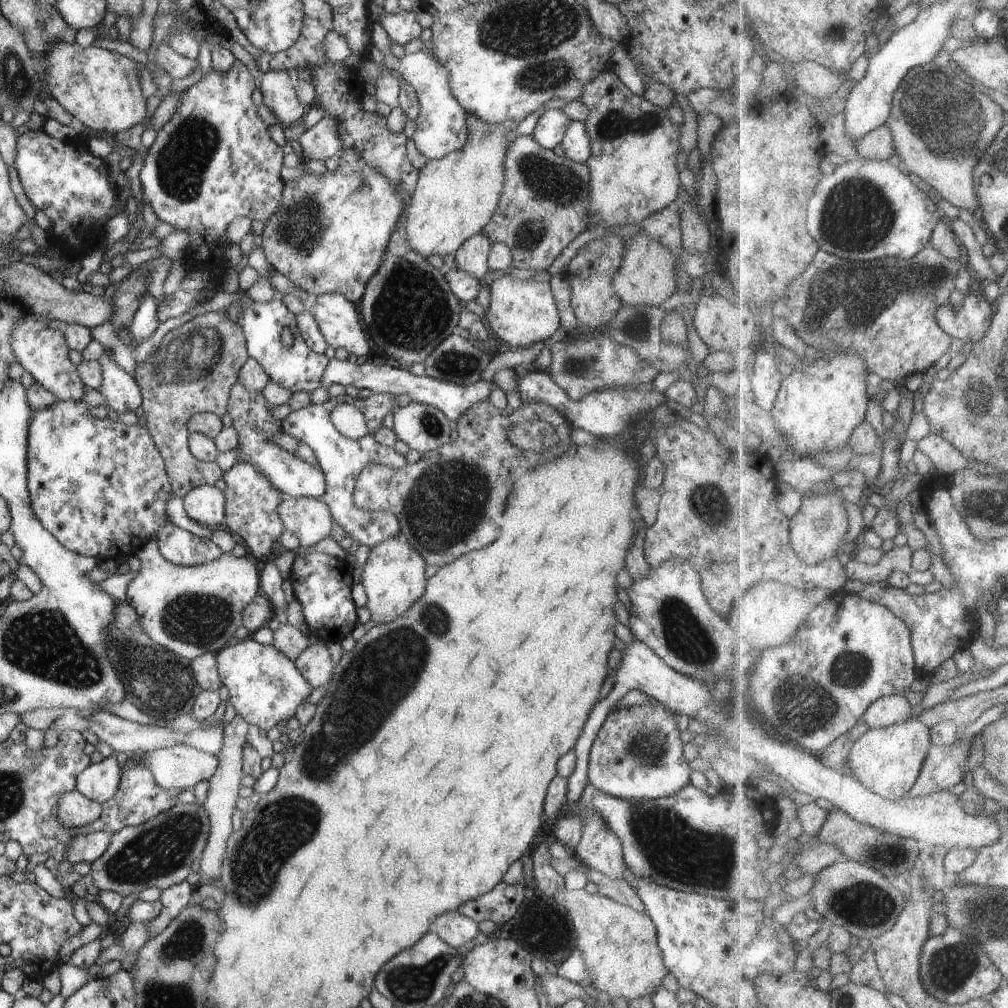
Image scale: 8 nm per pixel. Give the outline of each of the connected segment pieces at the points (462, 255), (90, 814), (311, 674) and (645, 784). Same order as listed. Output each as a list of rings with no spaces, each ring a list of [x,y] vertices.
[[[482,232],[468,238],[454,254],[456,269],[482,280],[484,275],[489,272],[488,256],[490,256],[492,246],[493,243]]]
[[[75,789],[66,792],[58,802],[58,820],[64,828],[82,828],[84,831],[102,814],[102,803],[85,798]]]
[[[324,641],[310,643],[296,658],[294,664],[313,689],[326,686],[332,679],[335,668]]]
[[[657,702],[610,714],[592,744],[587,778],[600,792],[620,800],[658,800],[674,796],[690,784],[692,773],[684,757],[674,713]]]

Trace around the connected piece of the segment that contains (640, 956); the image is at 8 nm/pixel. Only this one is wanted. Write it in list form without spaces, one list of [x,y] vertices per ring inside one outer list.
[[[584,889],[560,890],[552,898],[571,917],[573,928],[576,930],[577,948],[584,954],[584,962],[590,970],[591,990],[605,992],[611,999],[622,996],[630,1001],[642,996],[651,996],[656,992],[656,988],[663,984],[663,978],[669,971],[663,964],[663,955],[657,944],[656,926],[646,913],[642,914],[600,894],[590,894]]]

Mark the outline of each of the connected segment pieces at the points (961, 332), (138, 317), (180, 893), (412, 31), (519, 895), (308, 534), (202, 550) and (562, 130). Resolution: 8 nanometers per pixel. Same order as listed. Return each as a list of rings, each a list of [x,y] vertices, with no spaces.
[[[981,291],[979,293],[968,293],[963,306],[960,308],[956,308],[954,304],[940,306],[938,308],[938,320],[940,320],[940,324],[952,337],[958,338],[965,343],[972,342],[974,345],[978,344],[978,342],[982,342],[988,336],[996,316],[996,313],[994,314],[994,306],[988,299]]]
[[[150,293],[142,298],[142,302],[132,318],[132,324],[128,326],[132,341],[136,344],[139,345],[148,340],[158,328],[160,320],[158,320],[157,308],[157,301]]]
[[[184,880],[184,882],[162,891],[159,900],[162,902],[163,910],[159,916],[148,922],[150,936],[153,938],[158,936],[174,918],[180,915],[184,908],[187,908],[188,902],[192,899],[193,889],[194,887]]]
[[[382,10],[376,20],[388,33],[388,39],[400,46],[405,47],[410,41],[421,39],[423,29],[413,11],[401,10],[398,13],[390,14],[386,10]]]
[[[502,881],[484,896],[478,896],[462,904],[457,912],[476,923],[492,920],[502,924],[502,922],[508,922],[518,912],[524,900],[524,892],[524,884],[512,886]]]
[[[285,497],[277,512],[285,530],[294,533],[304,548],[330,537],[335,524],[328,506],[321,499]]]
[[[170,521],[157,533],[157,546],[162,557],[183,566],[205,564],[222,556],[222,550],[211,539],[199,538]]]
[[[547,109],[544,114],[539,114],[538,124],[531,136],[542,148],[553,150],[561,144],[570,122],[572,120],[562,112],[562,109]]]

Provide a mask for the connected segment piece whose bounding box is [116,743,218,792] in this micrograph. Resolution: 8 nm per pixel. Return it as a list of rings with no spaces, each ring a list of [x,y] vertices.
[[[180,743],[174,744],[172,748],[146,750],[146,752],[138,750],[138,752],[118,753],[116,759],[122,769],[130,762],[130,756],[134,756],[134,760],[140,760],[140,762],[144,762],[148,766],[148,770],[153,773],[154,779],[162,790],[176,790],[178,792],[193,790],[199,782],[210,780],[218,767],[217,756]]]

